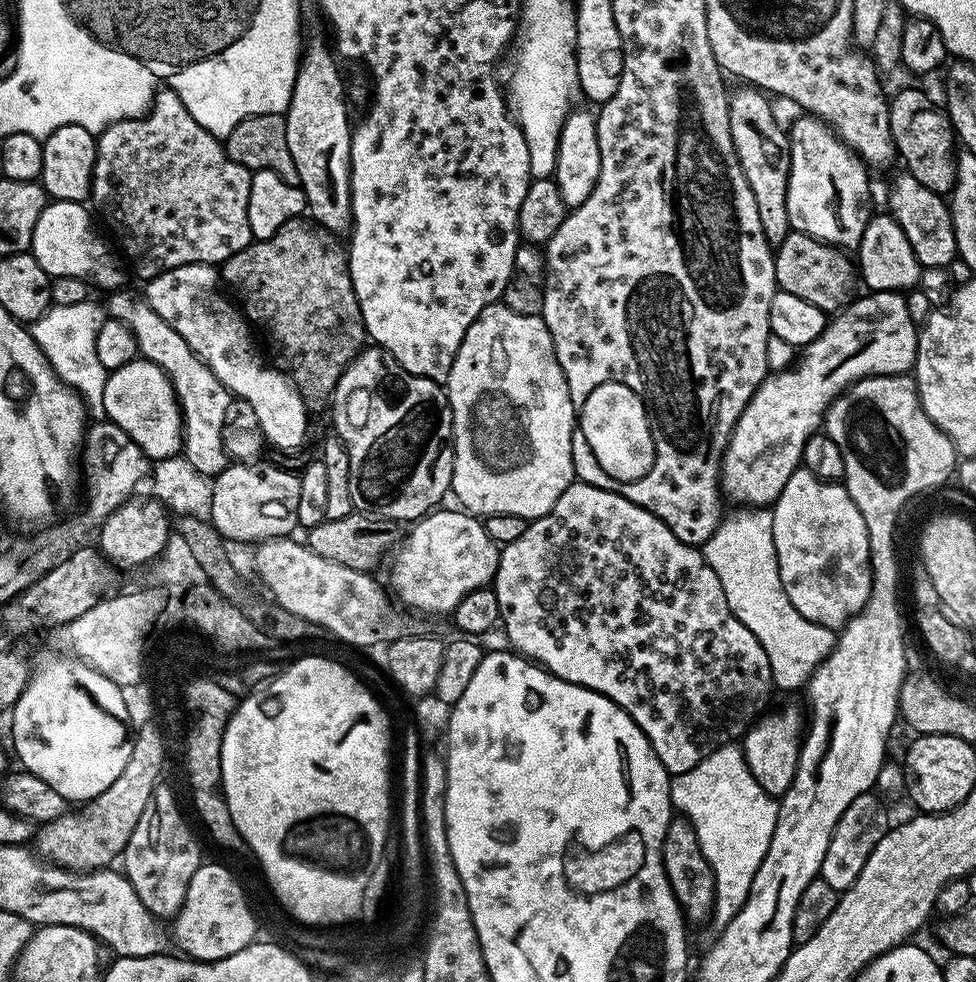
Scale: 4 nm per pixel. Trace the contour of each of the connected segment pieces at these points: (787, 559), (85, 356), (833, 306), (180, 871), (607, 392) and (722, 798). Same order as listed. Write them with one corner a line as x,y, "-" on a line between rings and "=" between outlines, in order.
801,466
794,470
794,474
790,474
771,510
778,574
786,590
786,598
794,602
794,610
798,610
802,618
833,630
843,628
863,610
872,593
870,538
866,534
866,522
858,506
854,506
854,498
850,498
843,483
820,480
809,468
=
89,298
78,302
77,305
52,305
39,319
31,321
30,324
34,342
38,342
39,349
50,362
56,376
79,394
89,417
98,422
106,418
103,391
109,374
109,369
102,366
102,362
99,361
97,350
98,332
105,318
105,309
=
789,231
787,238
781,242
774,252
776,258
776,286
777,289
786,294
794,294
797,298
802,298
806,302
811,302
813,306
818,306
823,312
835,314
849,303
853,295
852,287
858,284
858,272
847,260
845,253
832,244
823,244
814,238
810,238
801,232
=
164,782
157,783
142,818
138,818
138,826
134,826
134,834
130,834
130,842
122,853
123,860
124,875
152,915
157,918
175,917
186,898
194,870
201,866
202,857
200,844
196,841
195,834
188,829
188,824
176,805
175,794
=
606,381
587,395
578,410
578,430
584,433
602,470
618,484
638,481
650,472
656,457
656,443
648,412
640,395
624,383
=
736,742
723,744
714,754
702,758
694,770
671,777
671,781
672,807
692,823
698,846
716,879
711,923
724,929
752,892
754,874
758,874
758,866
762,866
762,858
770,850
770,838
774,838
780,805
777,797
758,786
758,778
750,774
743,747

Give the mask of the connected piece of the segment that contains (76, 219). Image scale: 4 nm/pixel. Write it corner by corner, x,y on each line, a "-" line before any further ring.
65,200
49,202
42,210
42,214
38,214
38,222
34,226
30,249
32,257
50,277
65,276
85,280
93,289
104,288
105,293
123,289
125,265
119,255
116,257
112,253
113,245
111,243
108,245
100,237
99,230
92,225
93,213
91,211
88,213
84,207
81,202

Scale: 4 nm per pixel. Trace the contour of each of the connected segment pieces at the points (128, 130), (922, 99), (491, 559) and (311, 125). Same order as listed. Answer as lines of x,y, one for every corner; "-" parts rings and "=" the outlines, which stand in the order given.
167,86
161,87
159,91
157,91
153,101
152,107
148,109
144,115
139,116
138,118
134,118
133,120
123,120
122,122
114,122
108,128
105,128
103,132
99,133
96,136
96,161
94,162
94,174
92,175
92,195
90,197
91,203
96,203
95,211
98,213
100,211
100,216
102,219
108,223
108,228
110,231
116,235
115,243
119,245
121,244
124,247
123,255
126,257
128,255
127,263
130,265
132,263
132,268
137,272
138,275
141,276
141,281
147,282
152,279
152,277
157,276
158,274
162,274
166,270
170,270
174,266
190,266
191,264
215,264
217,266
224,263
225,260
229,260
231,256
234,254
238,254
238,250
242,250
245,248
247,244
251,244
253,241
252,231
250,230
250,218
248,217
248,203
250,202
250,182
252,181
252,172
246,166
242,166
238,162
234,162
234,158
230,158
228,156
228,152
225,150
221,137
215,136
214,134
210,134
210,130
206,130
202,126
198,126
198,122
194,122
194,118
188,111
186,110
186,106
182,106
182,98
178,98
178,94
=
904,88
888,102
890,118
890,134
892,143
896,145
897,157
906,167
907,175
918,178
926,190
934,190
941,194
951,193
956,181
956,156
952,152
954,133
948,121
948,113
940,108
924,92
916,88
=
443,508
415,521
412,533
405,535
395,549
390,588
405,609
451,614
470,590
489,587
495,581
501,545
492,541
477,517
=
320,40
303,45
300,69
294,82
292,101
283,113
286,122
286,146
290,146
290,158
294,158
300,175
300,187
304,189
307,211
320,227
337,234
347,233
352,227
352,133
353,121
348,121
348,108
344,105
344,80
333,49

